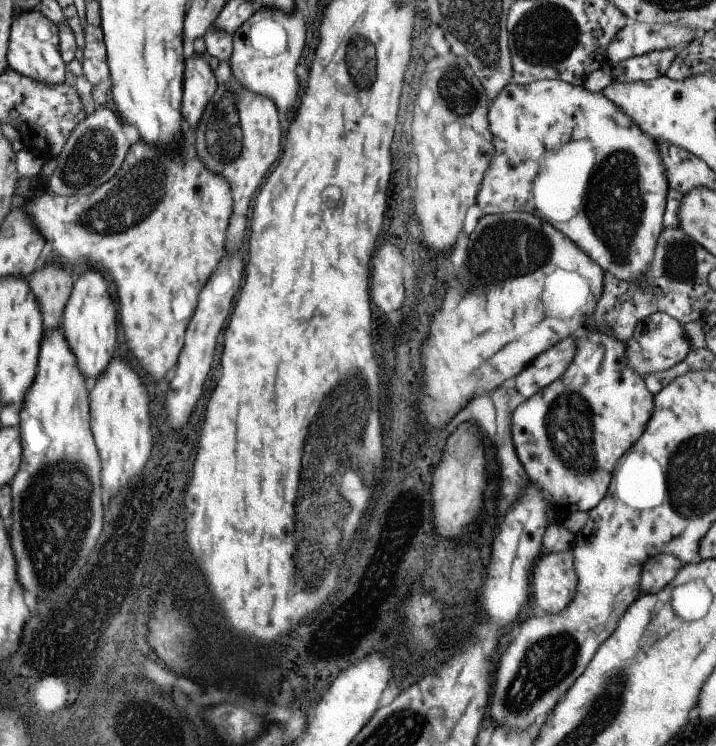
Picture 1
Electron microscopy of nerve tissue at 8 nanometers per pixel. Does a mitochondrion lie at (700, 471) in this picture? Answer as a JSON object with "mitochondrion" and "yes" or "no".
{"mitochondrion":"yes"}

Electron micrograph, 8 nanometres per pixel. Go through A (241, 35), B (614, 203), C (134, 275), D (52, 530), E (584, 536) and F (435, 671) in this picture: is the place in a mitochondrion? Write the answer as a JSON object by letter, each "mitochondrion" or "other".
{"A":"other","B":"mitochondrion","C":"other","D":"mitochondrion","E":"other","F":"other"}

